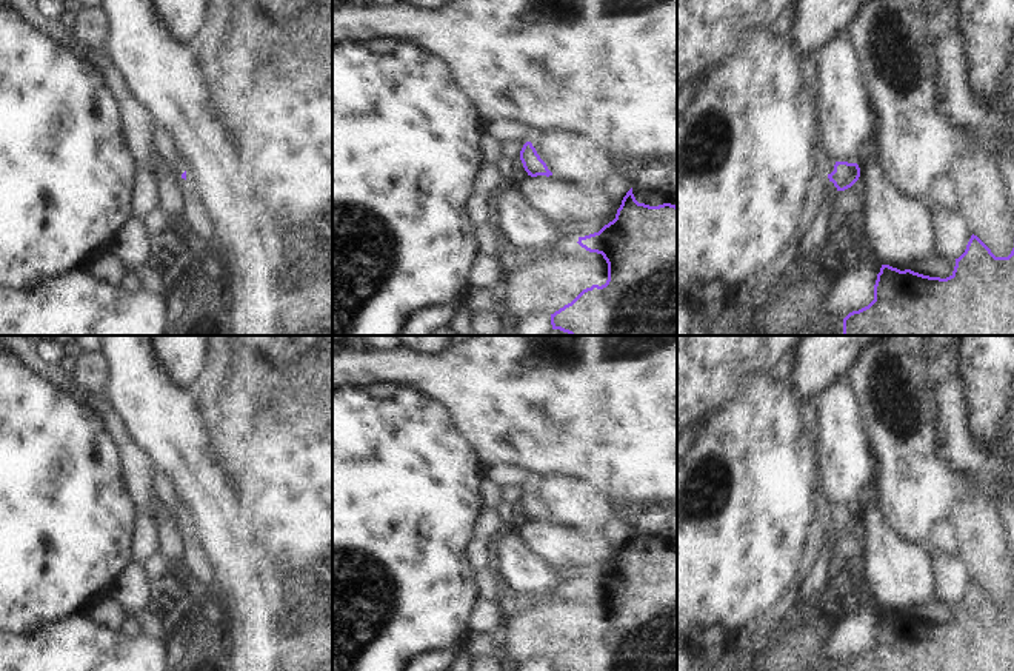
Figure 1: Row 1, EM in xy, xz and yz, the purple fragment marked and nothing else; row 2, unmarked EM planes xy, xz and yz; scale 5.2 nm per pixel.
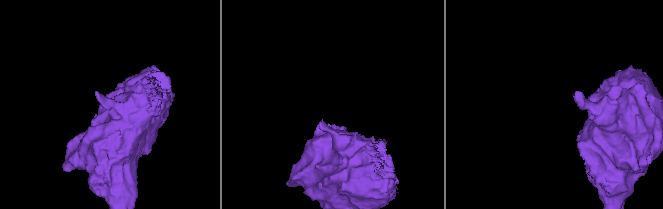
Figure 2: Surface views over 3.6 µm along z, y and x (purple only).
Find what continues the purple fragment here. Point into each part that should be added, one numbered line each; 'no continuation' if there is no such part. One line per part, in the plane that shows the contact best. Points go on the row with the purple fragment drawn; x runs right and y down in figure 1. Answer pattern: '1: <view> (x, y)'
no continuation

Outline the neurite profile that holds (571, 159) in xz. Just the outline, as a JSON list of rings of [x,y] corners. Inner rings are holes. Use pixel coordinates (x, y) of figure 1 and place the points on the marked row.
[[[548,129],[531,140],[540,159],[560,182],[572,185],[639,185],[639,172],[615,159],[602,142],[591,143],[574,132]]]

